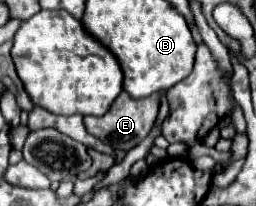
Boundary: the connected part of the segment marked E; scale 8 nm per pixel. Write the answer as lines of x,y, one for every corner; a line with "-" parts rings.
122,91
106,115
84,117
84,125
86,125
88,133
98,137
100,141
112,145
120,153
128,153
132,147
136,147
140,141
144,141
144,137
150,133
150,129
156,121
158,109
160,109
160,95
150,95
150,99
132,99
130,95
126,95
126,91

